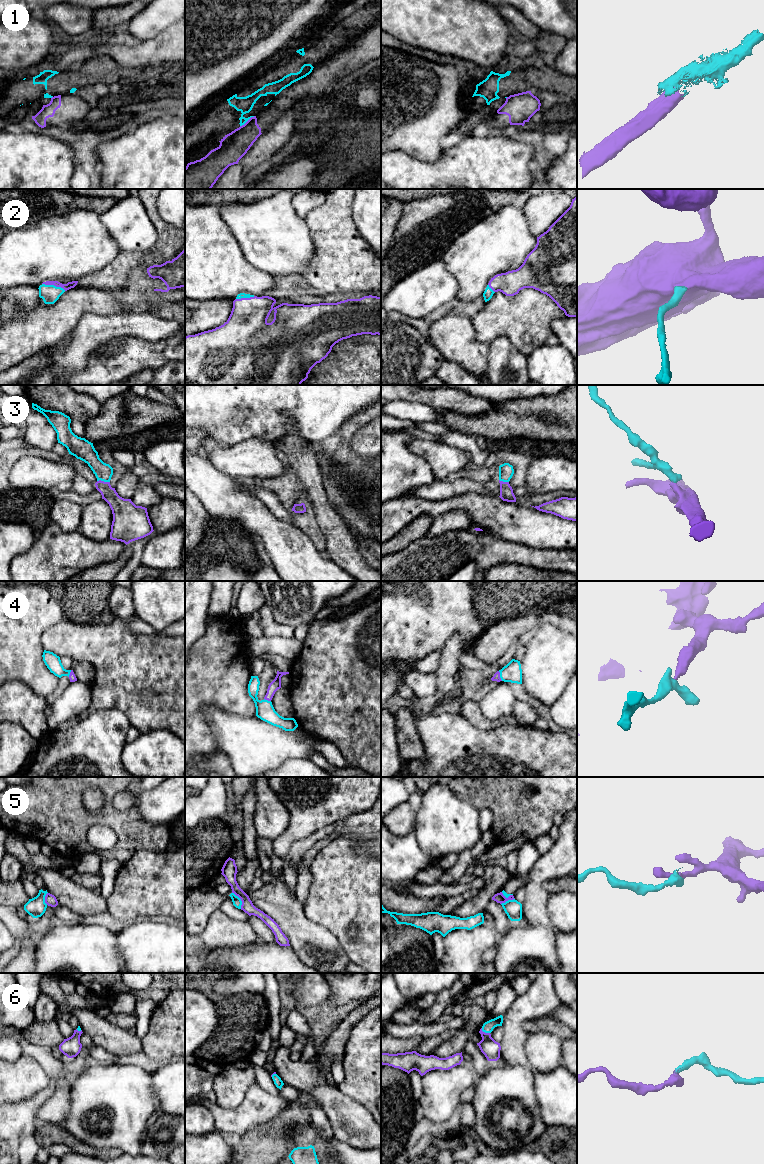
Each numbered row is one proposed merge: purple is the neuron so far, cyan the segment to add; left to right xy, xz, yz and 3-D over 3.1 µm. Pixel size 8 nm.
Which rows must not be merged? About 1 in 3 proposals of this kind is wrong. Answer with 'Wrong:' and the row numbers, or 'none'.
Wrong: 1, 5

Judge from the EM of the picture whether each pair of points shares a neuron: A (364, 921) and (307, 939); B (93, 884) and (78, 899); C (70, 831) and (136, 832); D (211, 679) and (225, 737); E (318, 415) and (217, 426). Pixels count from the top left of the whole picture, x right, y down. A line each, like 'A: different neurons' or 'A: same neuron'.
A: different neurons
B: different neurons
C: same neuron
D: different neurons
E: same neuron

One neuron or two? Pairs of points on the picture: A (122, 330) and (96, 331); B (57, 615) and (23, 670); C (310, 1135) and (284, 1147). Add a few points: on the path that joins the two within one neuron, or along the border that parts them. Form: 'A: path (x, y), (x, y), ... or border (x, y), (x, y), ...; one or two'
A: path (116, 330), (102, 330); one
B: path (42, 623), (23, 642), (23, 655); one
C: border (306, 1124), (296, 1126), (288, 1134), (293, 1147); two

